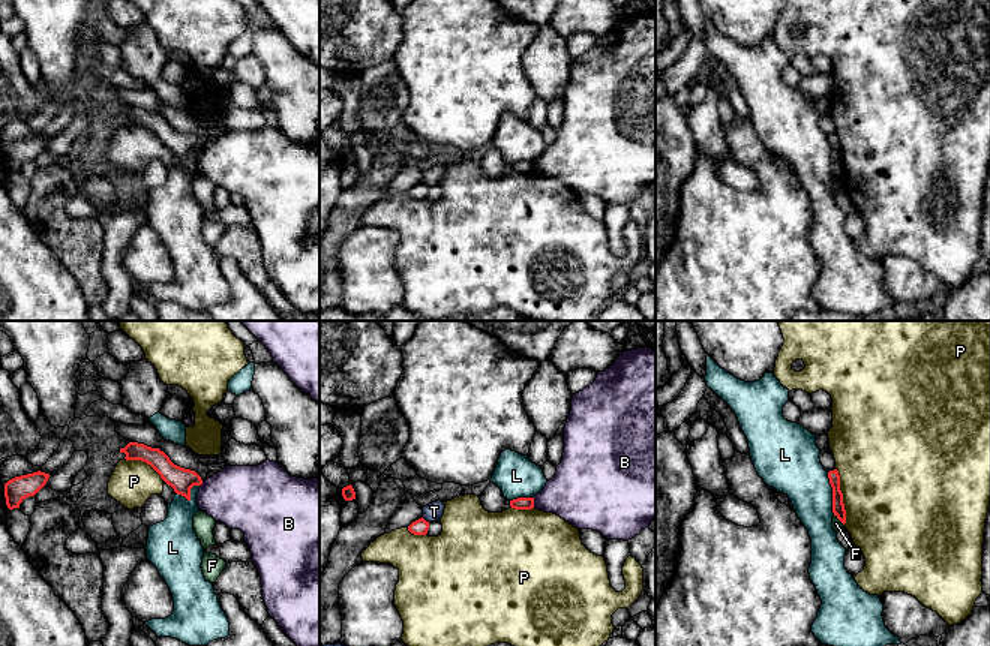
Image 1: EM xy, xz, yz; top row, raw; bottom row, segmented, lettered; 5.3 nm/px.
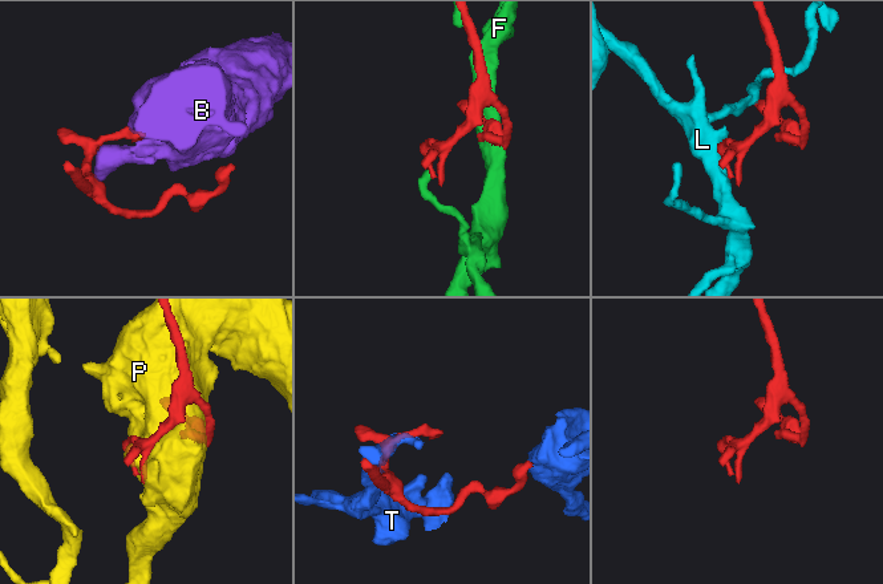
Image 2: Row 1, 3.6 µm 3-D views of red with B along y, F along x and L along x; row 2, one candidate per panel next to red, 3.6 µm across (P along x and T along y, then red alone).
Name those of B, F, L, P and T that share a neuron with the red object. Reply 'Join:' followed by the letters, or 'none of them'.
Join: none of them

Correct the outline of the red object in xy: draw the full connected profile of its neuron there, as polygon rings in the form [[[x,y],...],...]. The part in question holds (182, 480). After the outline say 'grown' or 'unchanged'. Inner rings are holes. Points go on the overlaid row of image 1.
[[[129,442],[124,448],[120,448],[120,453],[126,454],[126,460],[141,460],[150,465],[177,495],[184,496],[188,501],[190,501],[190,489],[202,484],[195,471],[174,465],[159,448]]]; unchanged

